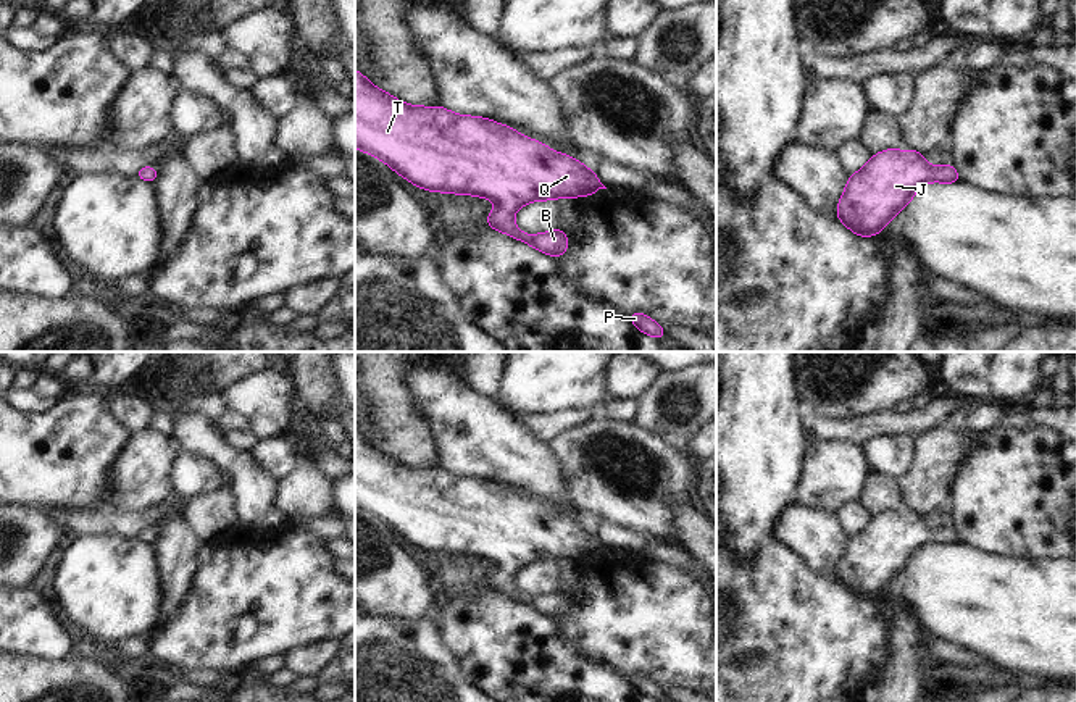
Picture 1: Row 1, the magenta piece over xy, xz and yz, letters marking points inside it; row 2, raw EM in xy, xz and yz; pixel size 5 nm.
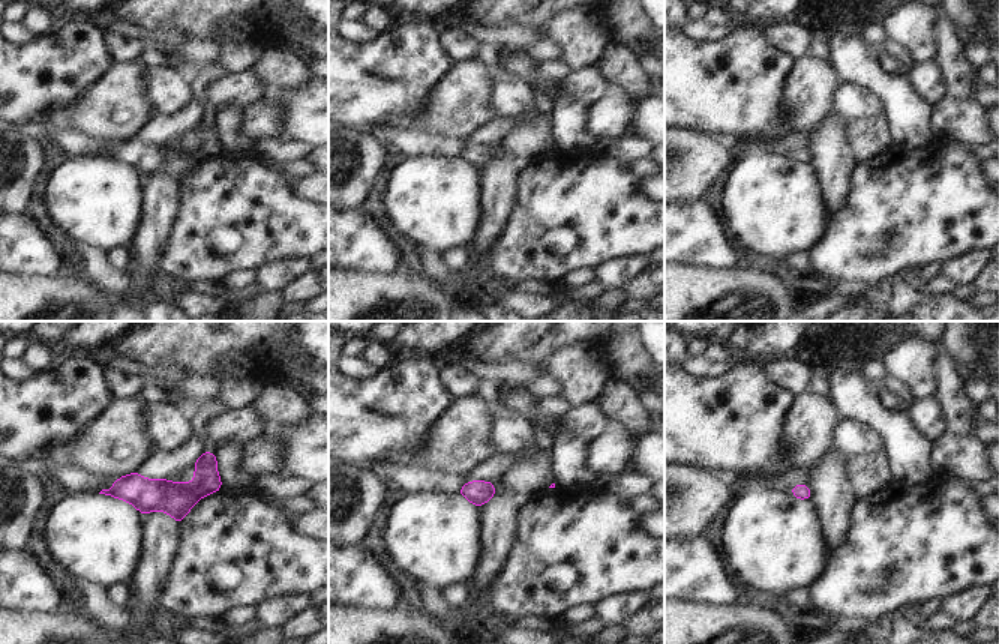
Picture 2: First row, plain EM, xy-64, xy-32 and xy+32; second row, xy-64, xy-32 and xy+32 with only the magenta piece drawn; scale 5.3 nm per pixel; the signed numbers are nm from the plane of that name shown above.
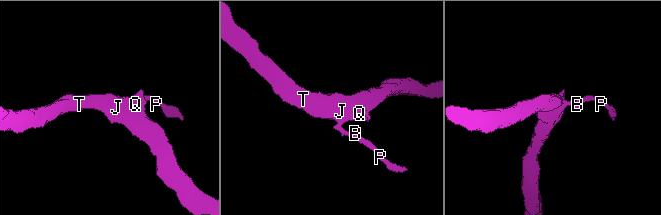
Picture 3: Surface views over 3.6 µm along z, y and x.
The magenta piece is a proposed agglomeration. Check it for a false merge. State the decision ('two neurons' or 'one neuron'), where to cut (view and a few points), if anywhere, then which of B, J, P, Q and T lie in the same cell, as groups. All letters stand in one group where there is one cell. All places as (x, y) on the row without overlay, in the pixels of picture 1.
one neuron | no cut | B J P Q T

